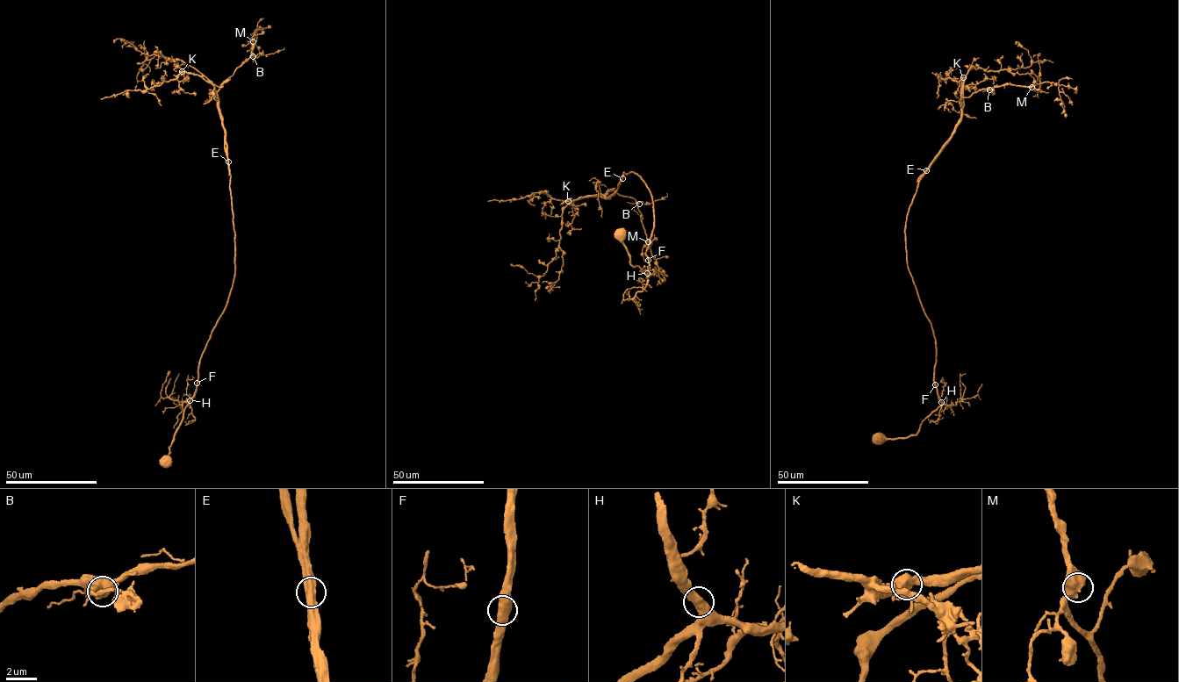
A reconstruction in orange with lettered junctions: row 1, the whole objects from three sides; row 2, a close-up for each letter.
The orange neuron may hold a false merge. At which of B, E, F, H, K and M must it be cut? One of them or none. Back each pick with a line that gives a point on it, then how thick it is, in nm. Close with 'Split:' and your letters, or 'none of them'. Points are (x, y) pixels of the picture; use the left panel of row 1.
E: (228, 161) | 650 nm
Split: E

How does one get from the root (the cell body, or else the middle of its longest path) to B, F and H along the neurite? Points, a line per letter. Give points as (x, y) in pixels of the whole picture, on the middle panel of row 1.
B: (621, 231), (630, 264), (647, 274), (654, 221), (647, 185), (630, 171), (605, 196), (613, 190), (639, 204)
F: (621, 231), (621, 241), (630, 264), (637, 266), (646, 274), (648, 260)
H: (621, 231), (621, 241), (630, 264), (647, 273)

